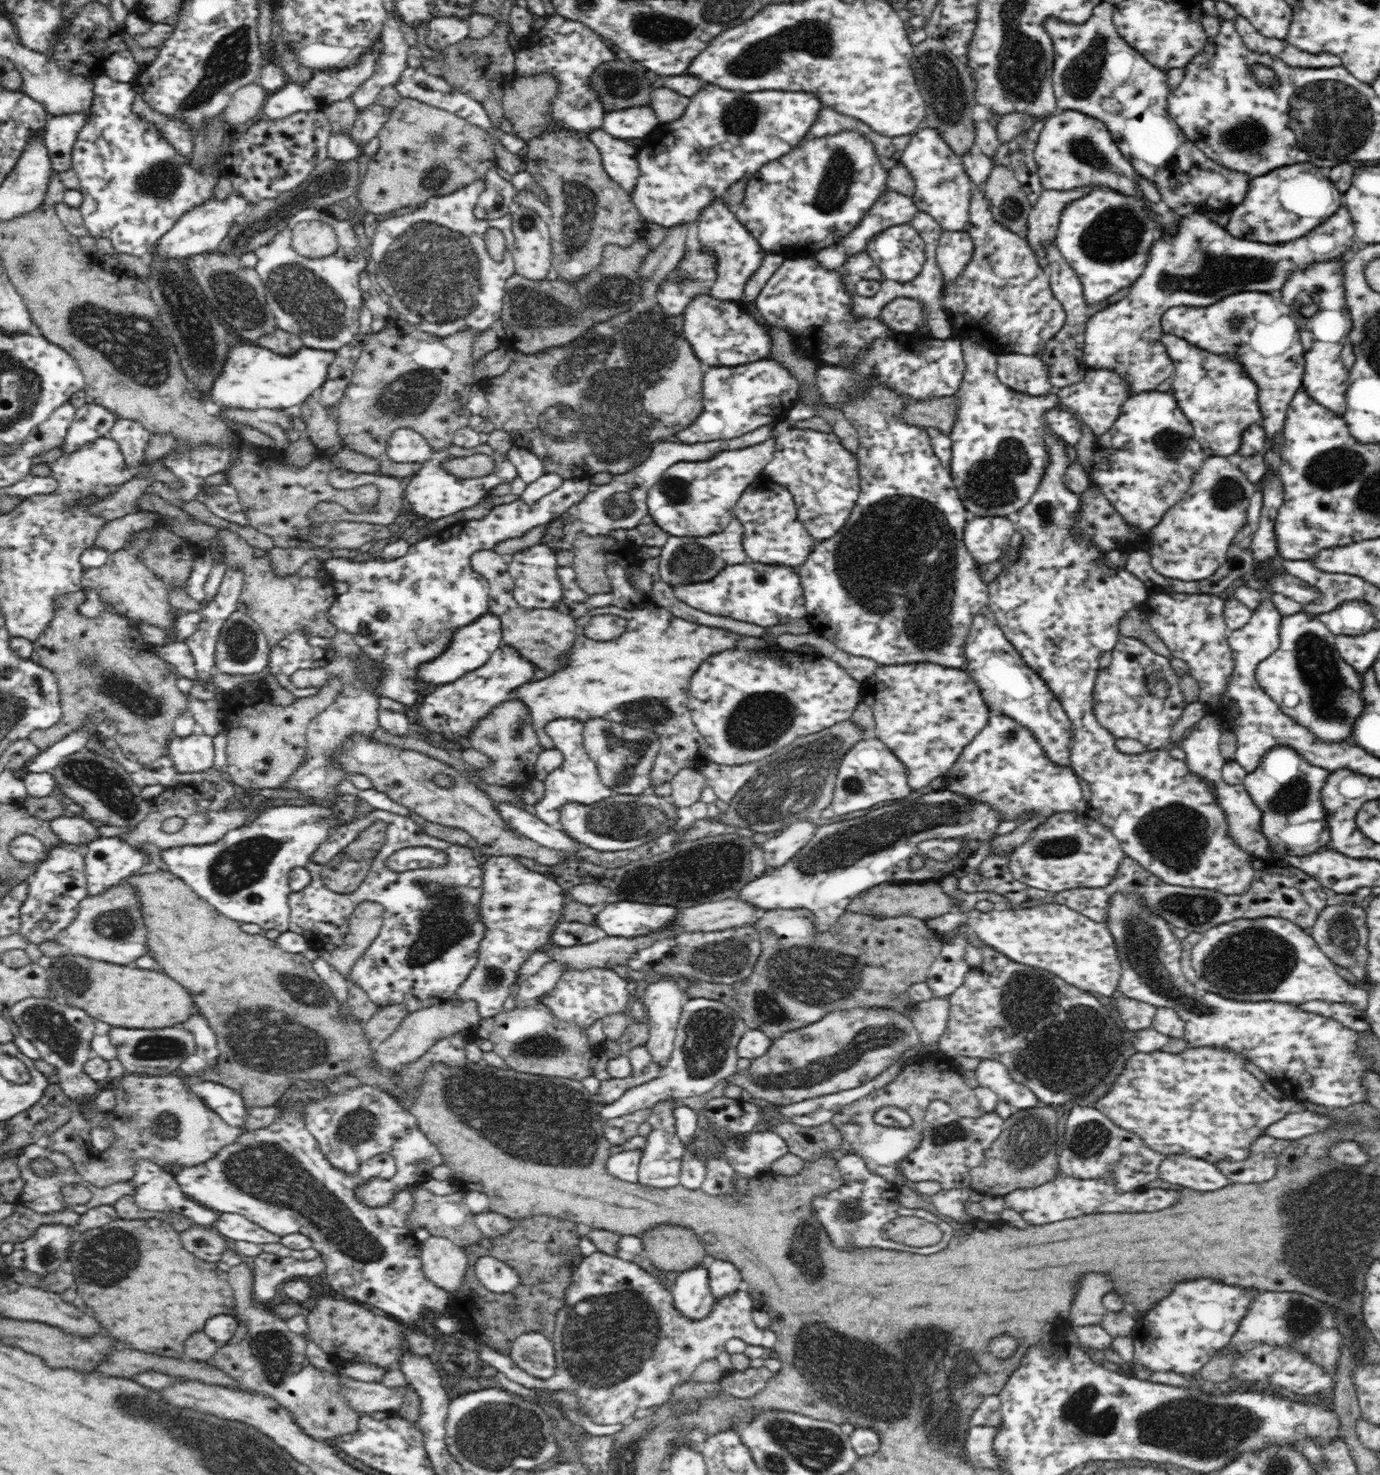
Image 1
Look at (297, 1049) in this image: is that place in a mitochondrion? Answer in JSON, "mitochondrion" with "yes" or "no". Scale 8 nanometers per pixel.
{"mitochondrion":"yes"}

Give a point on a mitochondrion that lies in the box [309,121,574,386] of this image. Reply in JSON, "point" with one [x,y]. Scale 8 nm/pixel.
{"point":[441,284]}

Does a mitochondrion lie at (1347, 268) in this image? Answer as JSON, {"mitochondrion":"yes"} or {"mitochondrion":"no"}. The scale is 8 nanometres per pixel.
{"mitochondrion":"no"}

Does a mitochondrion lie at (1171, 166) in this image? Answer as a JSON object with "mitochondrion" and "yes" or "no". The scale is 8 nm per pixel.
{"mitochondrion":"no"}

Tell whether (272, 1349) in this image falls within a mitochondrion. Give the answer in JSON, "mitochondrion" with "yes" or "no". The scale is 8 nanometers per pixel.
{"mitochondrion":"yes"}

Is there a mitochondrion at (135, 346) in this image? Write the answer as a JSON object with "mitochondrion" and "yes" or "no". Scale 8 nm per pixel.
{"mitochondrion":"yes"}

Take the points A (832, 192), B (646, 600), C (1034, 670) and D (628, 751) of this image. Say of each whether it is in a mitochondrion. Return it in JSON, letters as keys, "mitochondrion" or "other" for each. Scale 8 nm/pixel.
{"A":"mitochondrion","B":"other","C":"other","D":"mitochondrion"}

